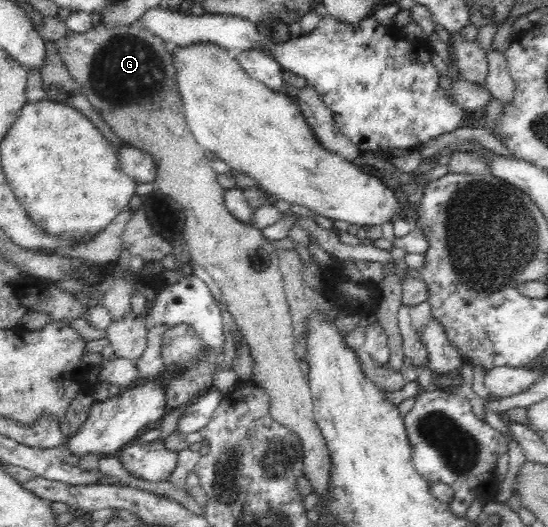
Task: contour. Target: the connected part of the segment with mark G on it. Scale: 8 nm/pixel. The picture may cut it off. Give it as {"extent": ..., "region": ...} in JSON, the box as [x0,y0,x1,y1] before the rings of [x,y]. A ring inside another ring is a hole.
{"extent":[54,21,331,505],"region":[[[137,21],[129,26],[109,26],[99,23],[91,30],[82,33],[68,30],[65,36],[54,41],[54,45],[63,64],[67,65],[76,86],[79,86],[79,91],[83,91],[113,132],[123,139],[125,144],[143,150],[155,159],[157,165],[155,188],[174,198],[182,206],[187,220],[183,236],[189,245],[191,260],[196,266],[202,266],[221,289],[222,300],[227,304],[231,318],[251,349],[251,359],[255,366],[250,381],[267,391],[271,419],[289,427],[299,437],[304,450],[302,474],[309,479],[313,492],[317,493],[317,505],[321,504],[321,498],[327,497],[330,490],[331,455],[327,448],[327,441],[314,418],[310,387],[303,372],[300,372],[299,362],[296,359],[295,334],[289,315],[289,304],[283,290],[283,276],[279,271],[277,251],[273,249],[271,241],[265,240],[263,233],[257,227],[239,222],[228,211],[224,203],[224,188],[217,182],[218,174],[211,168],[211,161],[205,156],[205,150],[187,126],[181,95],[175,84],[176,70],[171,46],[160,36],[142,28]]]}

